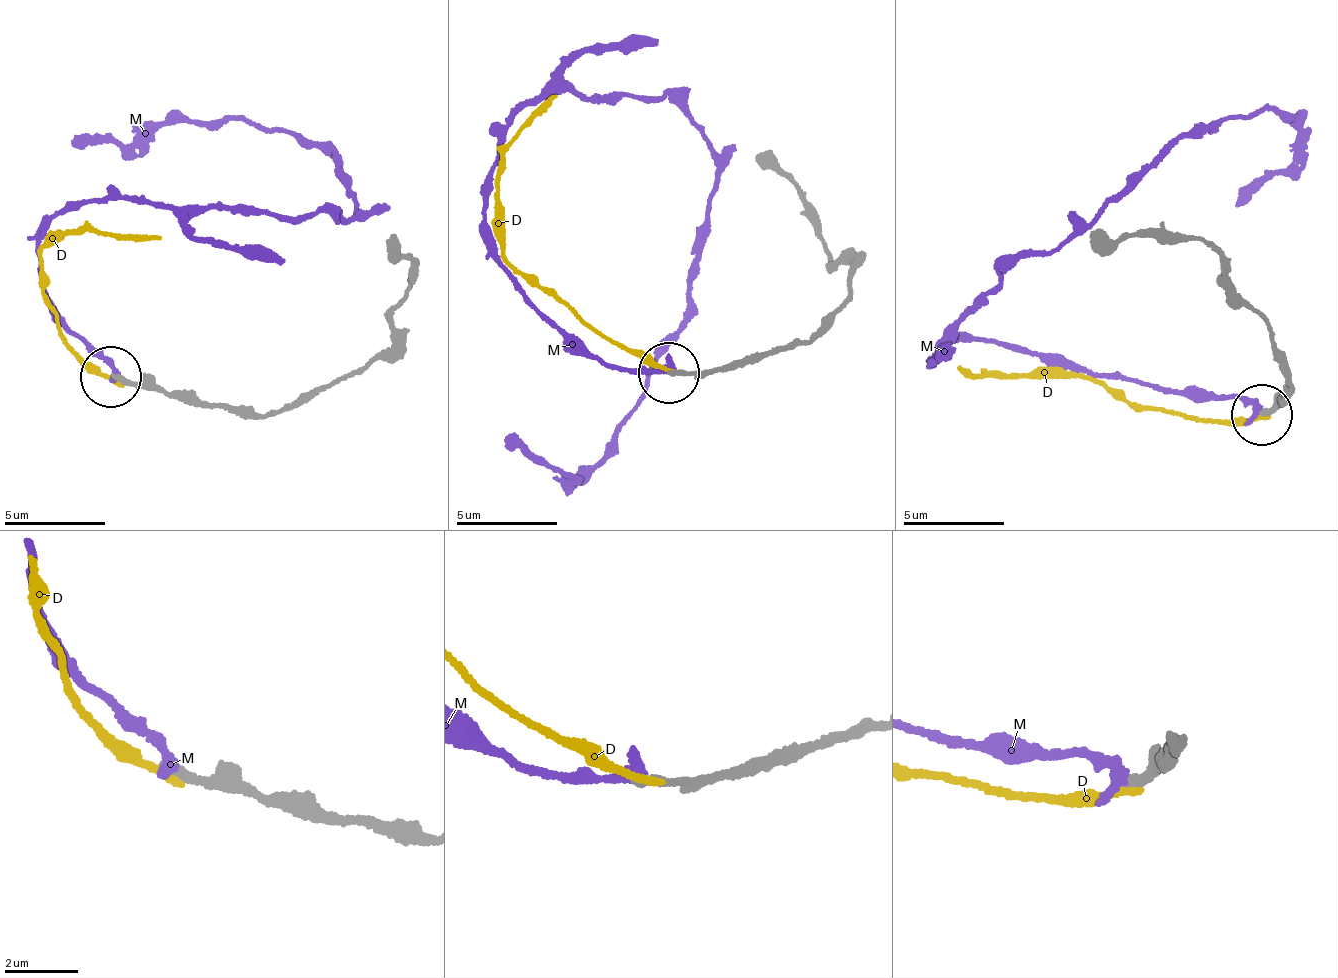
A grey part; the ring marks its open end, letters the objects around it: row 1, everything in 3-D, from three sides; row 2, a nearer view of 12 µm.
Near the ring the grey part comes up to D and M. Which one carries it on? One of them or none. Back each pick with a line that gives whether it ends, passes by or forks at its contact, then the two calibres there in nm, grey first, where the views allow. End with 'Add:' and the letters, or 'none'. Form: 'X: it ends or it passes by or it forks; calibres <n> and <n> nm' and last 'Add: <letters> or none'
Add: none

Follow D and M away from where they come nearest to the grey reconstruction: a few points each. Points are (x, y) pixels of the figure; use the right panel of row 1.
D: (1266, 414), (1244, 424), (1194, 423), (1138, 409), (1089, 380), (962, 369)
M: (1262, 413), (955, 337), (1004, 264), (1056, 249), (1189, 136), (1266, 110), (1292, 117), (1295, 156), (1236, 206)

